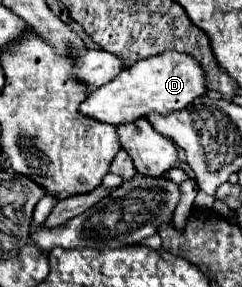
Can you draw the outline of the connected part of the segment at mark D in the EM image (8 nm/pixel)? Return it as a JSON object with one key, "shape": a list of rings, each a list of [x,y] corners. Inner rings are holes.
{"shape":[[[163,52],[145,58],[141,62],[135,62],[133,66],[127,66],[109,84],[93,90],[79,106],[79,110],[99,122],[123,124],[123,122],[135,122],[137,118],[145,116],[149,110],[167,114],[171,110],[185,108],[205,92],[207,92],[205,70],[203,66],[199,66],[199,62],[193,56],[179,52]]]}

